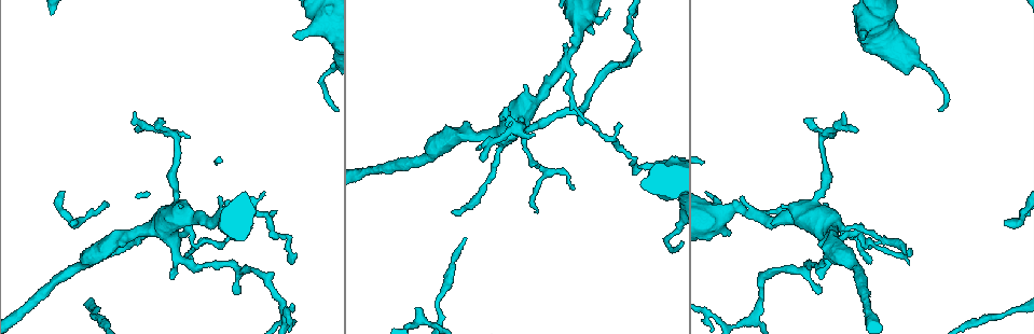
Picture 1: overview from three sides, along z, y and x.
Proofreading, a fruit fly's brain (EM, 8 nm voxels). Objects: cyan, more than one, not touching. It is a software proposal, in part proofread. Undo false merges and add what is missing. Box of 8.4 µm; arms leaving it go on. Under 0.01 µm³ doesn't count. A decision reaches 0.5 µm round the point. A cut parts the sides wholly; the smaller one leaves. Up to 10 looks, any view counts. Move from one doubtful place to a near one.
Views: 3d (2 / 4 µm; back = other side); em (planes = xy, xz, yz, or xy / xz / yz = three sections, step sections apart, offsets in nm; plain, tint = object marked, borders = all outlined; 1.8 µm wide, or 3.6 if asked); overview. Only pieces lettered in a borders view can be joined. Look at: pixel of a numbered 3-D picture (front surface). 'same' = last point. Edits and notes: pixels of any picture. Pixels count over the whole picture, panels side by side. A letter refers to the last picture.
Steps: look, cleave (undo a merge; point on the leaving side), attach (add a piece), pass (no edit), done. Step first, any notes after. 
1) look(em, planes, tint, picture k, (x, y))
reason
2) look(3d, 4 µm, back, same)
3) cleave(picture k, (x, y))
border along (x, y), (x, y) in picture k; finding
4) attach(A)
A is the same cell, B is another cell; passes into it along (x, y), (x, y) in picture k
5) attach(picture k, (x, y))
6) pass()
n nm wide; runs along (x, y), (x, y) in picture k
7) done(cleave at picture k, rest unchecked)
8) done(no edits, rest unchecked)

look(3d, 4 µm, picture 1, (908, 252))
an open end

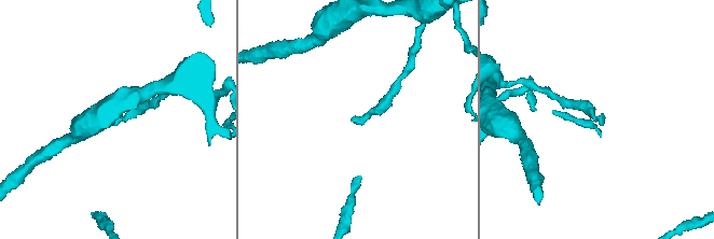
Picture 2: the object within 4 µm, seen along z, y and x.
look(em, xz, step 16, borders, picture 2, (352, 120))

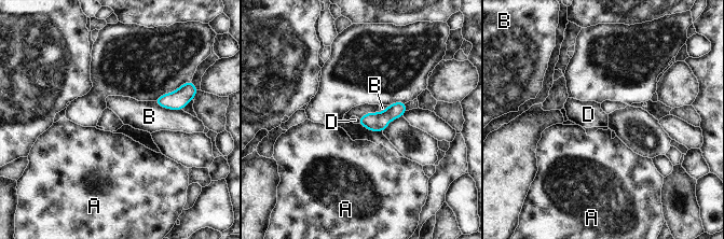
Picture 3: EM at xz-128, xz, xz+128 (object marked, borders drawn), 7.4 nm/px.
look(em, planes, borders, same)

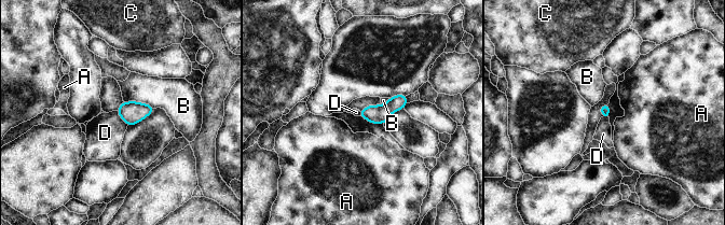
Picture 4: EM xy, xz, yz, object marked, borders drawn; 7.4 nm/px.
pass()
A, B, C and D are other cells; border along (115, 111), (127, 125) in picture 4; no lettered piece goes on from it

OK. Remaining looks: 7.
look(em, planes, borders, picture 1, (817, 292))
an open end

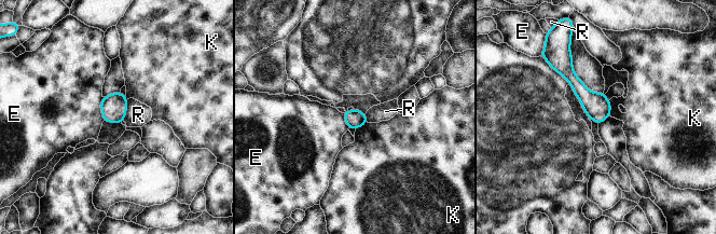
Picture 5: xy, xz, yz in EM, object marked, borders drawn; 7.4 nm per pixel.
pass()
E, K and R are other cells; border along (104, 97), (100, 102), (102, 120) in picture 5; none of them fits

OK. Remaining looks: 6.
look(em, planes, borders, picture 1, (757, 216))
three-way junction

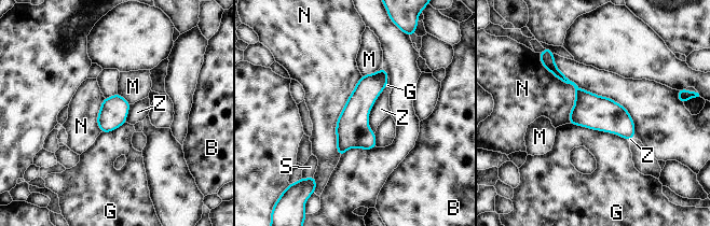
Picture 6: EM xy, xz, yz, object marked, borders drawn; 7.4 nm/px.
pass()
200 nm wide; B, G, M, N, S and Z are other cells; runs along (553, 68), (631, 136) in picture 6; one neuron here

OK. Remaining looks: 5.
look(em, planes, borders, picture 1, (864, 34))
branch stops here

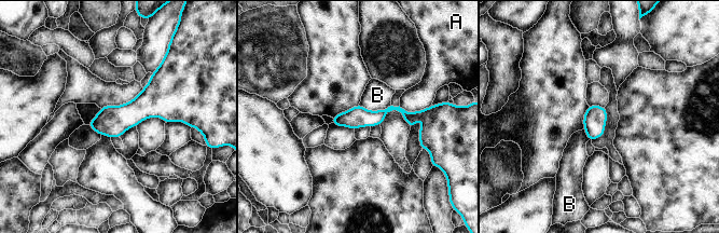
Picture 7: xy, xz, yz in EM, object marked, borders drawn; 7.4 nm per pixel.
pass()
B touches over 240 nm; A and B are other cells; border along (359, 104), (369, 110), (390, 106) in picture 7; none of them fits

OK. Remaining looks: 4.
done(no edits, rest unchecked)

